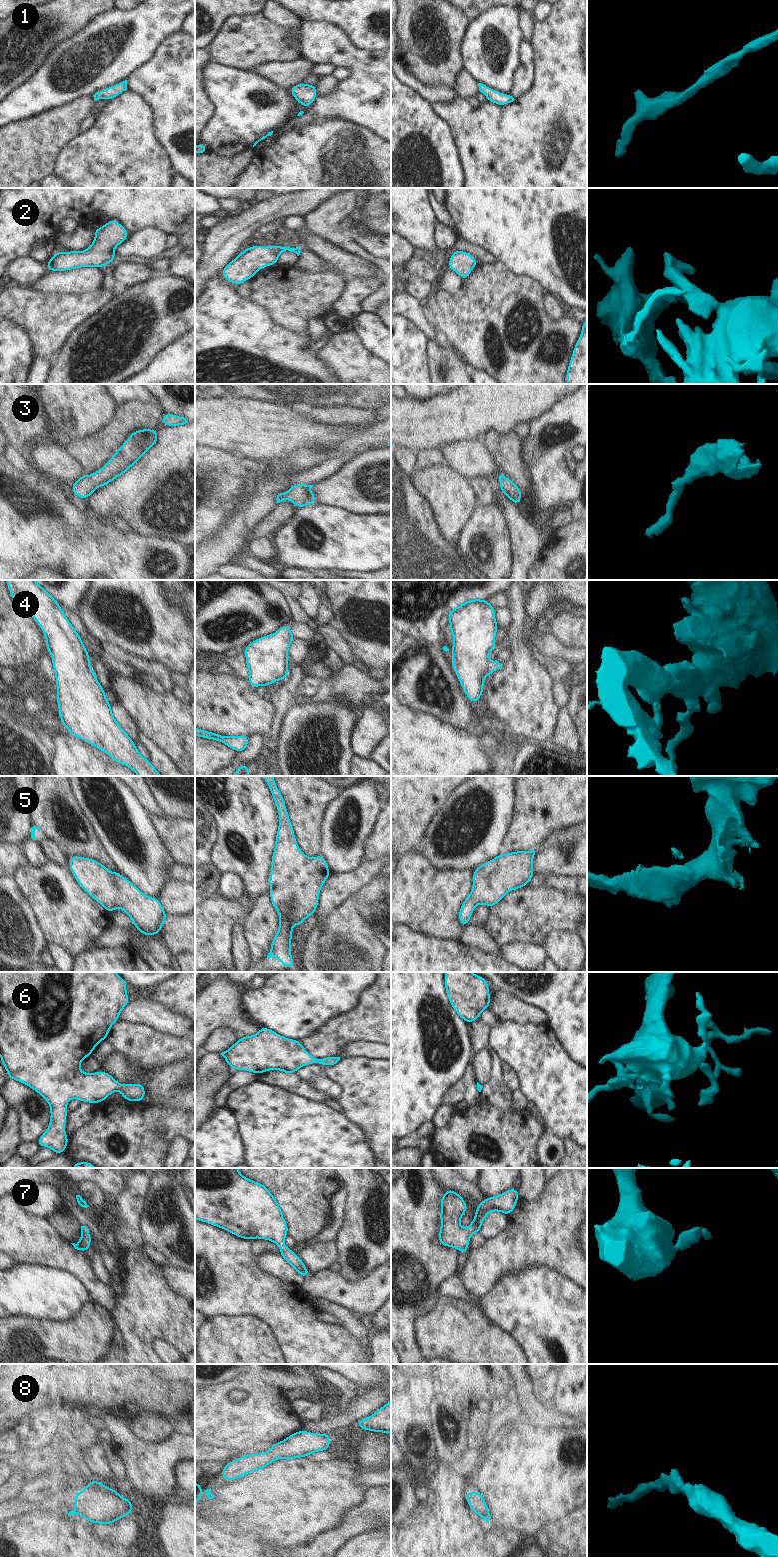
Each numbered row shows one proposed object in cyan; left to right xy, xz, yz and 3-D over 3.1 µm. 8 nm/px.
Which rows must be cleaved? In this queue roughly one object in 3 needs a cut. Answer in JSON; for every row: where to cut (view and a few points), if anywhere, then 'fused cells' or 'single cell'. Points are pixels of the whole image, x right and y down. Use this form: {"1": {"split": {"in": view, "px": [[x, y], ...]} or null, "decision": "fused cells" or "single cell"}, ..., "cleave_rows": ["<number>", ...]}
{"1": {"split": null, "decision": "single cell"}, "2": {"split": null, "decision": "single cell"}, "3": {"split": null, "decision": "single cell"}, "4": {"split": null, "decision": "single cell"}, "5": {"split": null, "decision": "single cell"}, "6": {"split": null, "decision": "single cell"}, "7": {"split": null, "decision": "single cell"}, "8": {"split": null, "decision": "single cell"}, "cleave_rows": []}

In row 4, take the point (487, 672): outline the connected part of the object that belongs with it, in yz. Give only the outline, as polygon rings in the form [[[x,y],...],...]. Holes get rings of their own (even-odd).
[[[472,599],[450,610],[447,617],[451,626],[448,632],[451,632],[454,638],[451,665],[465,695],[474,704],[480,700],[480,696],[484,693],[485,682],[483,678],[489,677],[495,670],[503,666],[497,660],[488,659],[488,653],[497,649],[495,634],[498,631],[498,625],[495,618],[495,608],[488,600]]]

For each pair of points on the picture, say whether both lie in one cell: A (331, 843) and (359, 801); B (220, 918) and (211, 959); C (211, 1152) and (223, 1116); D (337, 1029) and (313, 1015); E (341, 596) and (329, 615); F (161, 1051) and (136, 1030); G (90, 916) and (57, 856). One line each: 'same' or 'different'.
A: same
B: same
C: same
D: different
E: different
F: same
G: different

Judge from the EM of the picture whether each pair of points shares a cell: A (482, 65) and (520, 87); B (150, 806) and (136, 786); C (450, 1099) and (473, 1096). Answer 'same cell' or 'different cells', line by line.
A: different cells
B: same cell
C: same cell

